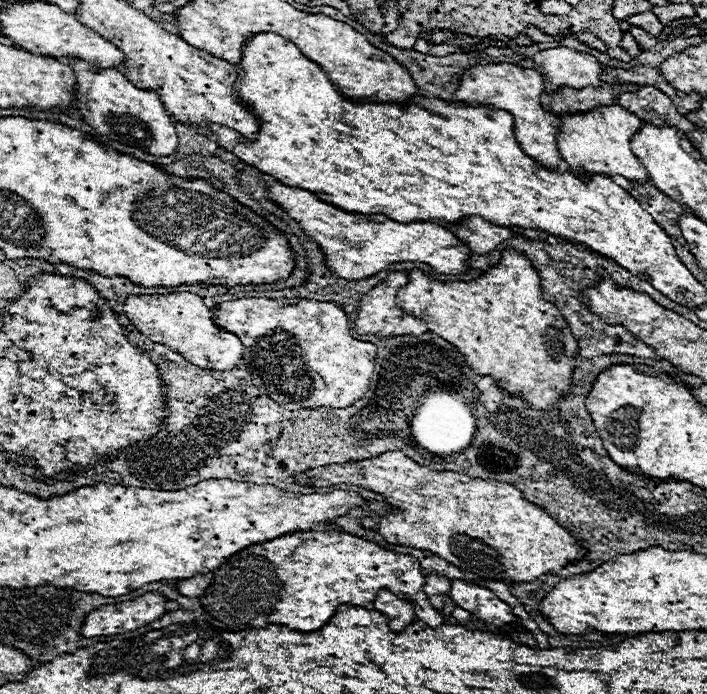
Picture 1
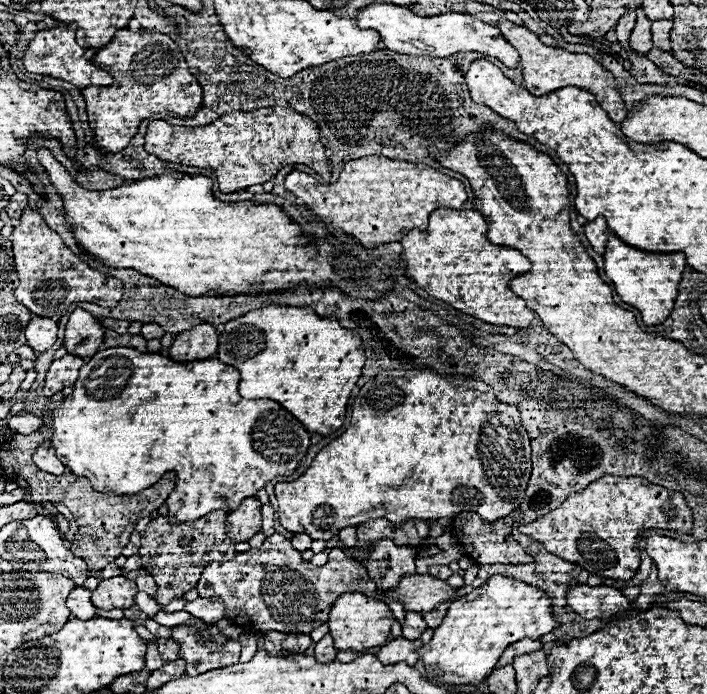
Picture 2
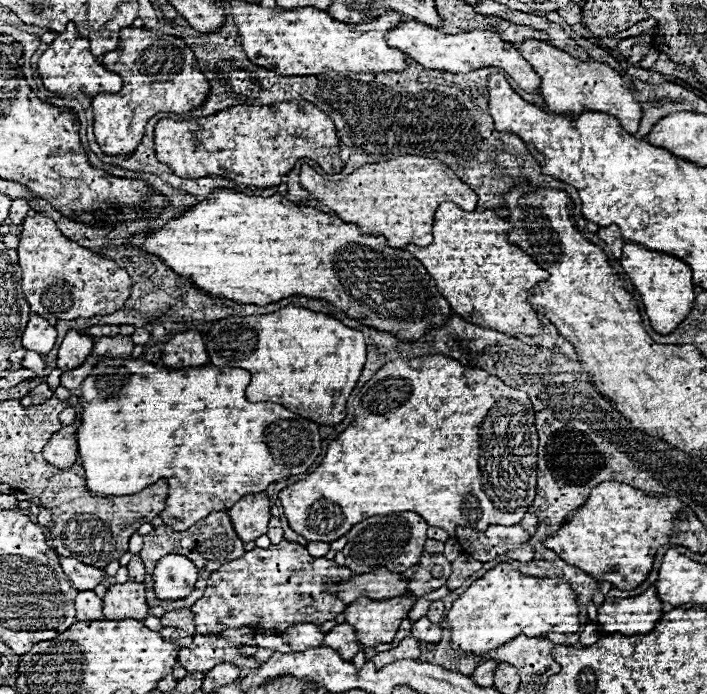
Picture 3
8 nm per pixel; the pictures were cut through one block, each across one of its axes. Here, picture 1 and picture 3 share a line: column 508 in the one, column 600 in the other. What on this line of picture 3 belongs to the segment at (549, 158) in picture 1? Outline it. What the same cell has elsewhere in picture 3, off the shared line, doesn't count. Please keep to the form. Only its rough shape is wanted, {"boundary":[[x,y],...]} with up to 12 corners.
{"boundary":[[526,40],[548,110],[604,112],[634,134],[632,84],[600,62]]}

